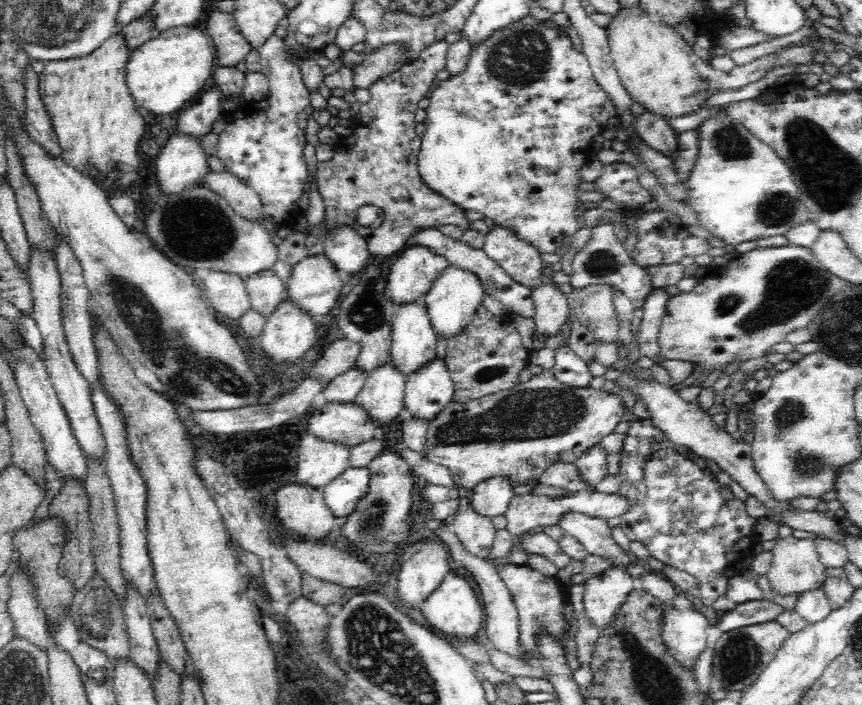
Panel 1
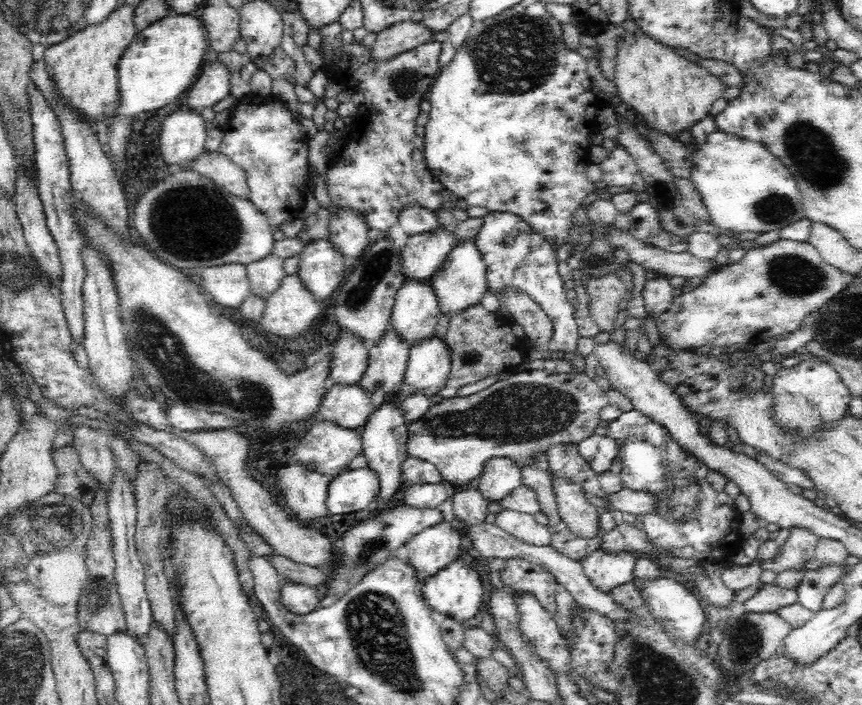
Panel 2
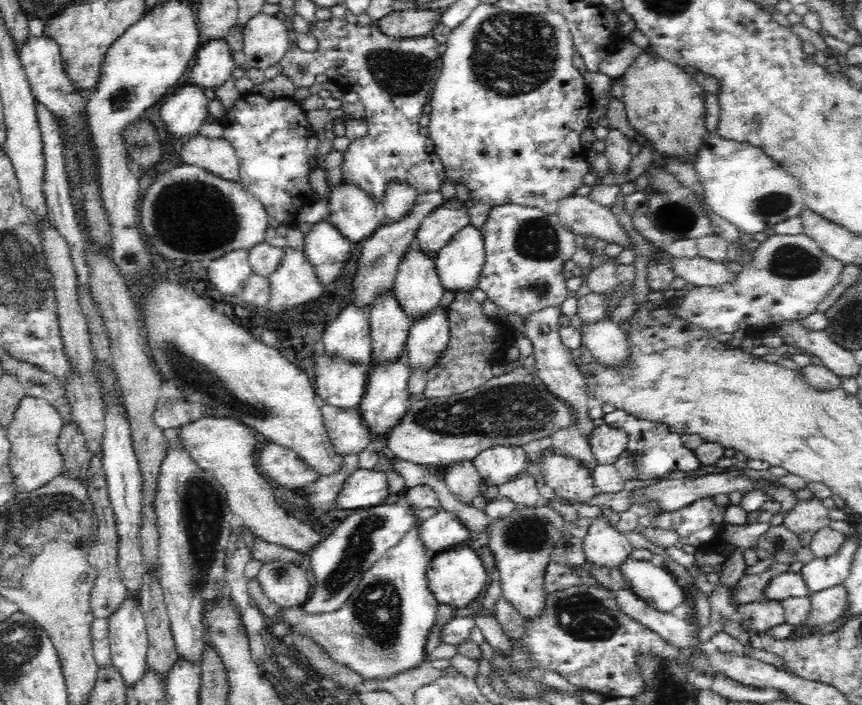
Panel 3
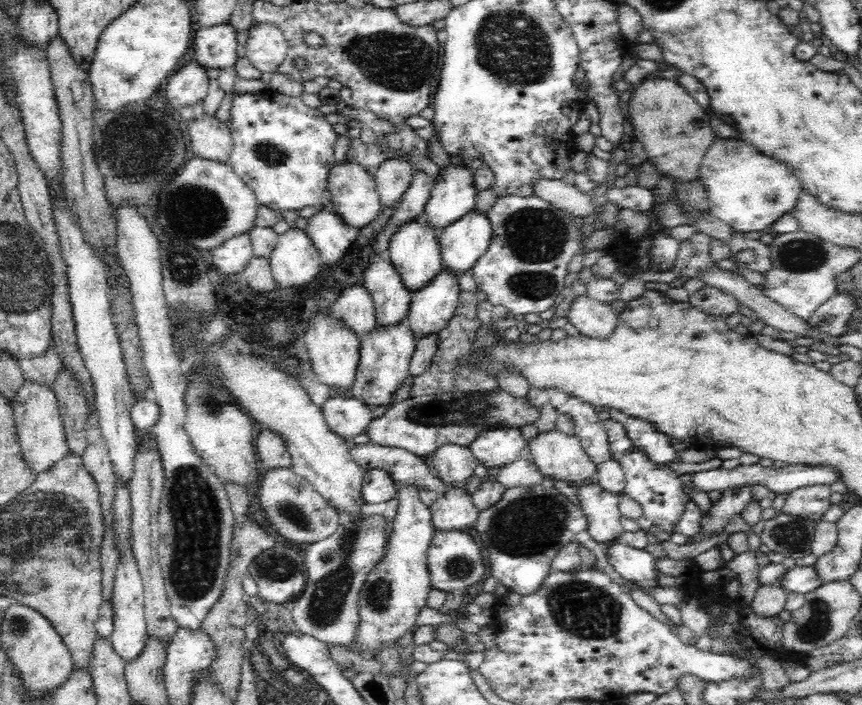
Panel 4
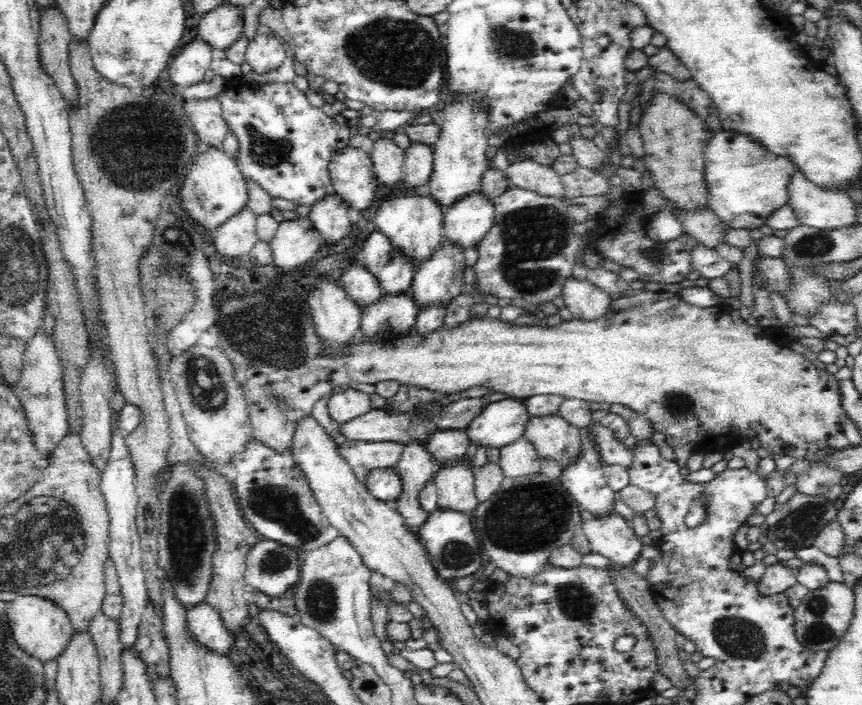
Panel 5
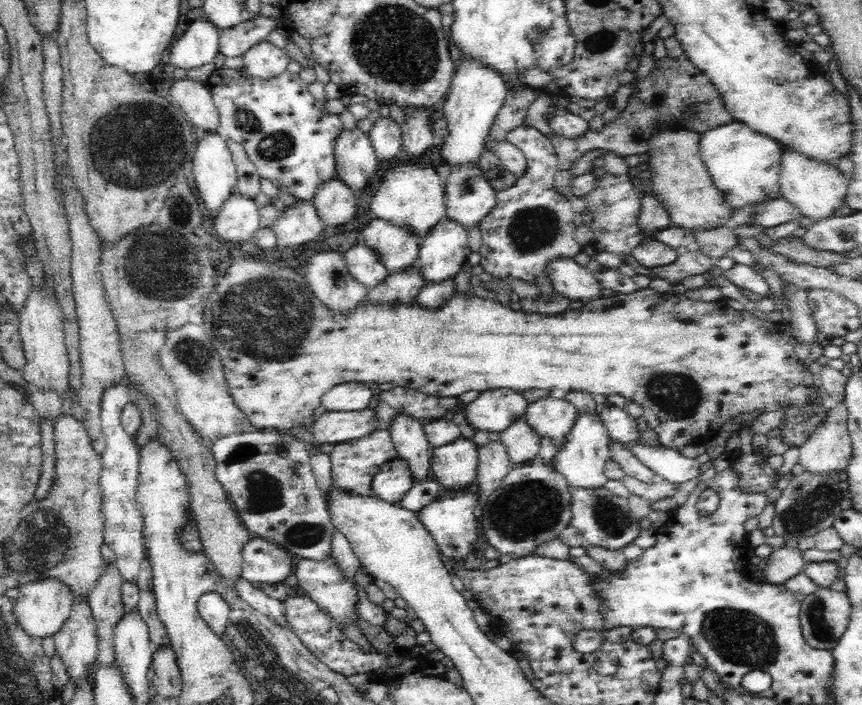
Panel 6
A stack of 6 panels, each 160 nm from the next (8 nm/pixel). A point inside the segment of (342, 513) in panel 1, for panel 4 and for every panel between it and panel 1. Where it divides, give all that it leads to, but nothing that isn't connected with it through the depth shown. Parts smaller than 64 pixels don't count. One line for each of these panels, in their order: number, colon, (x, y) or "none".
2: (350, 491)
3: (362, 489)
4: (379, 486)

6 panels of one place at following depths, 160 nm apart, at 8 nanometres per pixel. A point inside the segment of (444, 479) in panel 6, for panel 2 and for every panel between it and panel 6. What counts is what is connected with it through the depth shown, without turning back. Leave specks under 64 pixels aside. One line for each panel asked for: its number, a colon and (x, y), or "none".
2: (431, 550)
3: (444, 531)
4: (454, 509)
5: (455, 482)

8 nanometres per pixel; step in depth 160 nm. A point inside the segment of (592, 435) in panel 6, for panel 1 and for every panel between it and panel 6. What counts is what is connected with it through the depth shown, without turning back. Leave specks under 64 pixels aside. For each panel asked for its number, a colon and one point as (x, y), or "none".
1: (604, 594)
2: (606, 570)
3: (606, 548)
4: (601, 508)
5: (585, 480)

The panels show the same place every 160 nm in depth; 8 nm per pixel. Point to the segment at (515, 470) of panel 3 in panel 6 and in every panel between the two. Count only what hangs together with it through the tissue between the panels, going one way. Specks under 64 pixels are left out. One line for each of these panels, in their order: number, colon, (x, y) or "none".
4: (499, 447)
5: (501, 423)
6: (494, 410)

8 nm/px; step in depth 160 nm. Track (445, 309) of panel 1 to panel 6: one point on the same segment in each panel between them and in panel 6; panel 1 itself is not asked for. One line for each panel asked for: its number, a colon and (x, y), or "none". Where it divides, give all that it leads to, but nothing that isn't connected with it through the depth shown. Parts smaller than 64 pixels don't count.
2: (462, 282)
3: (459, 264)
4: (463, 244)
5: (466, 223)
6: (469, 196)

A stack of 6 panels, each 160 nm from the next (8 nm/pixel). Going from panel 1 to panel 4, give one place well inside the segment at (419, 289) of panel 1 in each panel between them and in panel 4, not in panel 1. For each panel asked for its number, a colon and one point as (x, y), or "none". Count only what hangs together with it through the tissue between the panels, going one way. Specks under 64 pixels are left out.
2: (424, 255)
3: (444, 221)
4: (453, 195)

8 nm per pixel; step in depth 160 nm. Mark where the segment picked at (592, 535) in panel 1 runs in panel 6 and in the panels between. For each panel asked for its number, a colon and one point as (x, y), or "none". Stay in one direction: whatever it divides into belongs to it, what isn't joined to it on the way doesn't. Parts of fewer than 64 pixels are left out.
2: (580, 516)
3: (569, 479)
4: (561, 456)
5: (553, 437)
6: (552, 417)

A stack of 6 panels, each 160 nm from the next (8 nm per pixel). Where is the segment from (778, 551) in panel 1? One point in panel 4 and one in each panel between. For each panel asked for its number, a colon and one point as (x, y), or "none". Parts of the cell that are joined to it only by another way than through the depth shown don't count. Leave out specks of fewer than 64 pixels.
2: (799, 547)
3: (810, 515)
4: (812, 502)

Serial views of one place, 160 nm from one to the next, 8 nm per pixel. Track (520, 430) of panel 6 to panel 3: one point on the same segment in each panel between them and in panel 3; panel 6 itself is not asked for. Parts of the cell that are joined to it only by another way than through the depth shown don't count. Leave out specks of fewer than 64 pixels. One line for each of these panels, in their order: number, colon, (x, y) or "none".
3: (523, 491)
4: (522, 472)
5: (520, 458)

